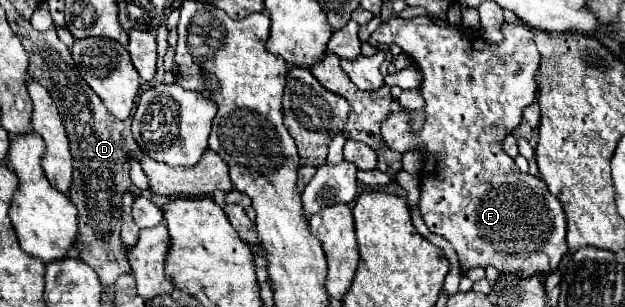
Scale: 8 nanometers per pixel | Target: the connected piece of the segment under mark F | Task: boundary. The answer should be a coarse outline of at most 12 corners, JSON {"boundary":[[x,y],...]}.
{"boundary":[[390,17],[424,75],[420,213],[460,273],[558,269],[566,215],[502,139],[536,101],[530,27],[502,43]]}

